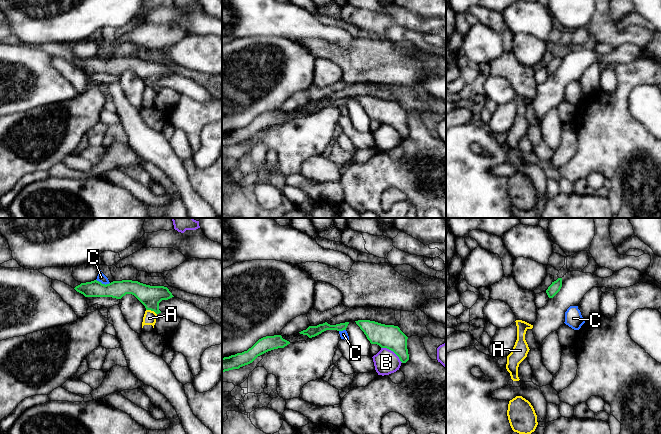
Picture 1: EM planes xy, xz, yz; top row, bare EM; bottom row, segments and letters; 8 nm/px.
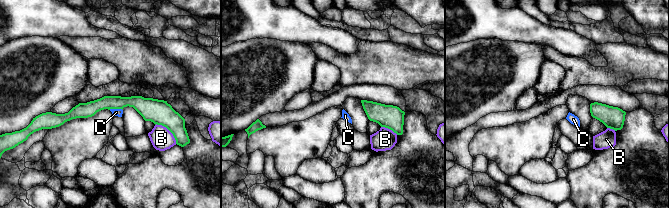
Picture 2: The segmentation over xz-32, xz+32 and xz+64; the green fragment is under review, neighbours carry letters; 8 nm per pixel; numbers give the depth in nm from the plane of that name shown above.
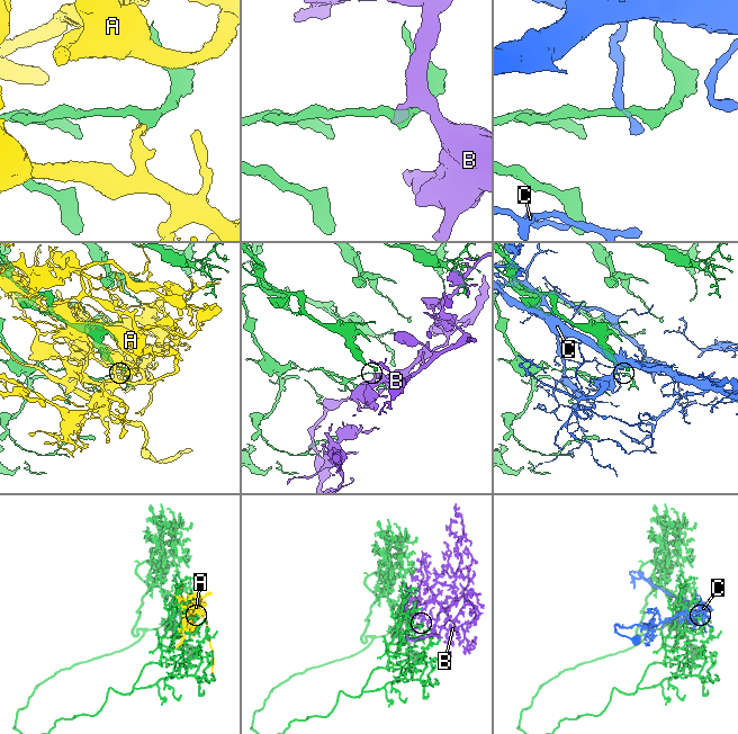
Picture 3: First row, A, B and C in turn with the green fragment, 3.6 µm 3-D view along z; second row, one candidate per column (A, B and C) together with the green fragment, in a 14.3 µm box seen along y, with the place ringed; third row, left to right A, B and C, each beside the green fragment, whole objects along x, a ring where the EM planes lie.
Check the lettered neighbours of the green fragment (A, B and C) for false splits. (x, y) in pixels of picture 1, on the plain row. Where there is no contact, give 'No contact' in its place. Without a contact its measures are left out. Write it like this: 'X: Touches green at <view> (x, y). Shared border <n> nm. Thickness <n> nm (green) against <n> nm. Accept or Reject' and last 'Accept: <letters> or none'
A: Touches green at xy (151, 86). Shared border 100 nm. Thickness 180 nm (green) against 100 nm. Reject
B: Touches green at xz (392, 126). Shared border 220 nm. Thickness 190 nm (green) against 190 nm. Reject
C: Touches green at xy (103, 60). Shared border 120 nm. Thickness 140 nm (green) against 70 nm. Reject
Accept: none

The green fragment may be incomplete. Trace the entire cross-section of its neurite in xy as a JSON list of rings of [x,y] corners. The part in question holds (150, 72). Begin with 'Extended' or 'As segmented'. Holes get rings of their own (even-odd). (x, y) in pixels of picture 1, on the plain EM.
As segmented. [[[94,56],[81,59],[74,65],[85,73],[121,75],[126,70],[132,70],[145,82],[146,86],[154,87],[156,90],[161,89],[159,79],[162,76],[174,73],[167,63],[150,62],[132,56],[113,57],[106,61]]]

